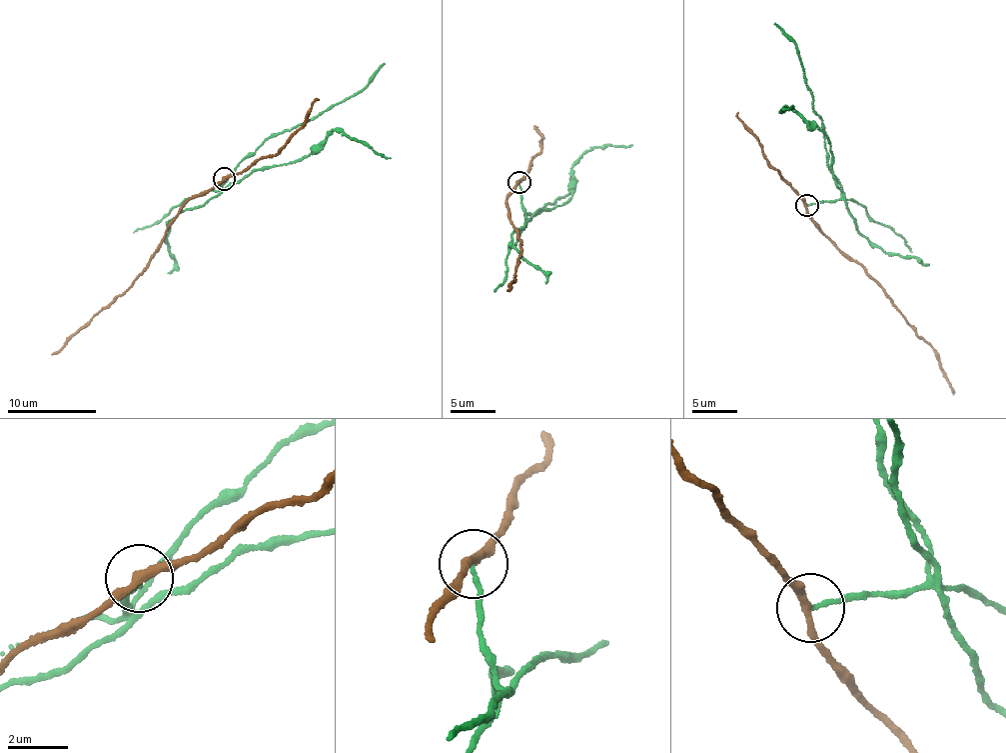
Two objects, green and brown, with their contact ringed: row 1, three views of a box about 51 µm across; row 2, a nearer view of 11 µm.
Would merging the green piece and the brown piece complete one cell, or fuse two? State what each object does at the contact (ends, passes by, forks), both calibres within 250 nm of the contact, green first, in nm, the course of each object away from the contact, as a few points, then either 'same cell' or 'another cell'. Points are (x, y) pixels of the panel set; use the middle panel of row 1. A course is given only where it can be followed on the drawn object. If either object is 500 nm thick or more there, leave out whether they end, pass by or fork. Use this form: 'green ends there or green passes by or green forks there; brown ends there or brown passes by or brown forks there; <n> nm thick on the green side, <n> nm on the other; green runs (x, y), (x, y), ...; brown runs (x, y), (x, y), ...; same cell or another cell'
green ends there; brown passes by; 140 nm thick on the green side, 260 nm on the other; green runs (518, 182), (525, 221), (524, 214), (532, 215), (571, 191), (570, 177); brown runs (518, 182), (514, 193), (506, 199), (512, 226), (521, 245), (514, 278), (506, 290); another cell

